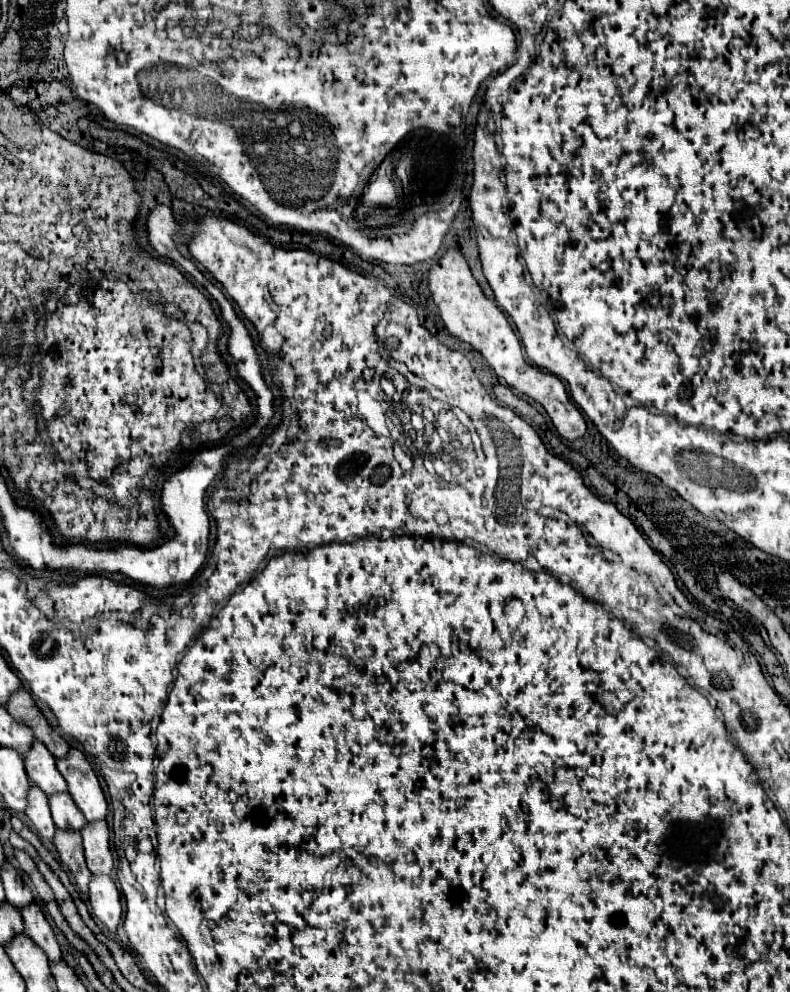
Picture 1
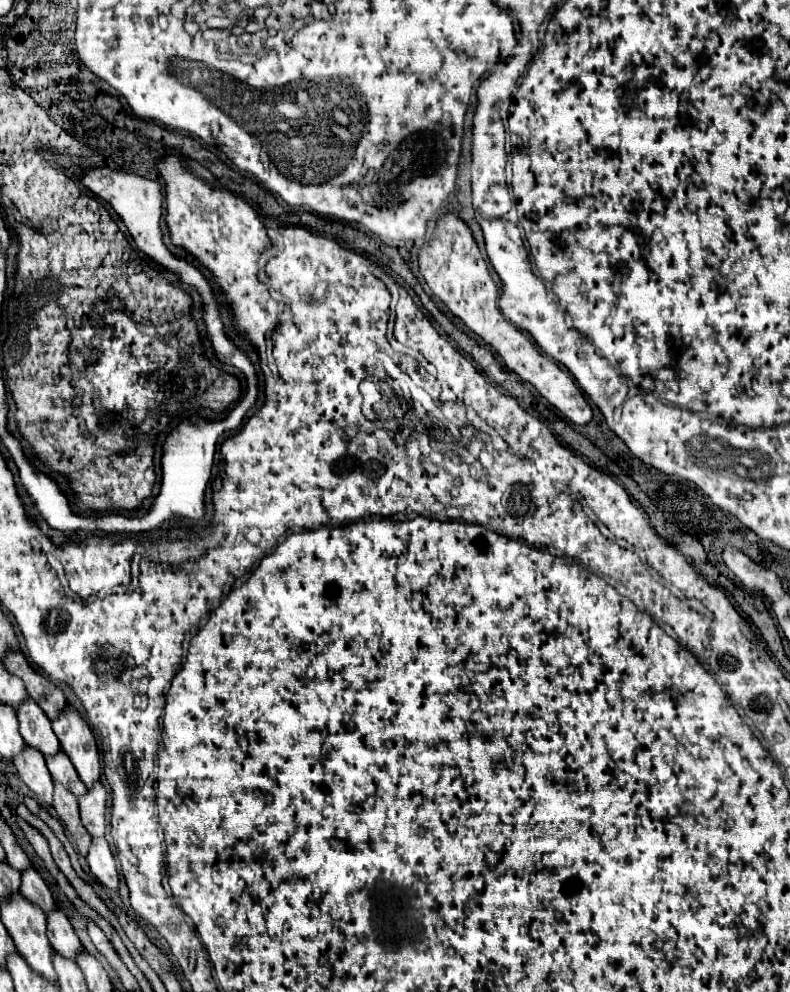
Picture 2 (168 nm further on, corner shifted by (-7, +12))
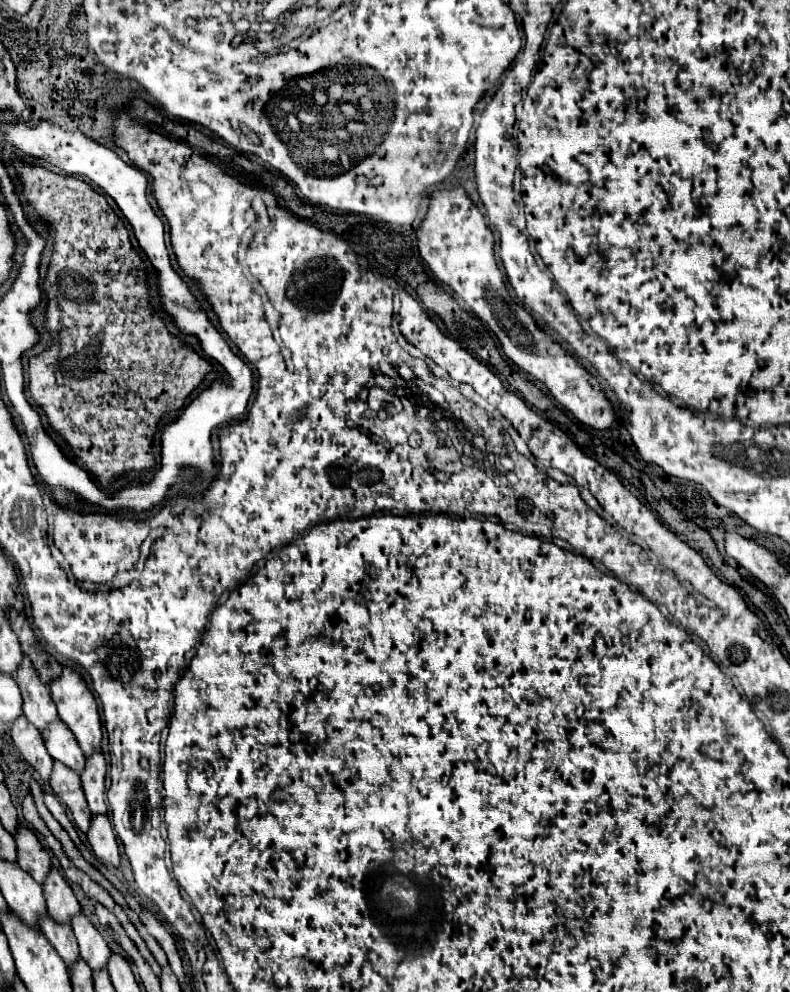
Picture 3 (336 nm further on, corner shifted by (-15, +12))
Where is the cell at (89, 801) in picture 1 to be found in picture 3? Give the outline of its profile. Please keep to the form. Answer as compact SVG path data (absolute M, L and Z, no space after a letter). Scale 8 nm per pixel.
M62 666L62 674L58 678L52 678L52 682L48 686L50 686L52 700L58 706L58 716L74 732L74 736L80 742L80 748L84 750L84 754L92 754L92 750L98 748L100 742L102 742L102 730L100 730L100 716L98 716L96 700L94 700L92 692L88 690L84 678L74 668Z

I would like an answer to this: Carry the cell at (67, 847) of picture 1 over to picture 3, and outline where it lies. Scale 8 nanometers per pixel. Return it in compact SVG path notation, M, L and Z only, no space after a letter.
M54 762L50 786L52 786L54 794L72 810L74 824L82 832L88 832L90 810L88 810L88 802L84 798L84 790L80 784L80 774L76 770L64 766L62 762Z

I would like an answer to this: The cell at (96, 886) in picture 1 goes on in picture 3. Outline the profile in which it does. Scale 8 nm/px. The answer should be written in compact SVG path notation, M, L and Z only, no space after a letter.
M92 814L90 830L88 830L88 842L92 846L94 856L104 862L106 866L120 866L120 854L118 854L118 844L116 836L112 830L112 824L108 820L108 814Z

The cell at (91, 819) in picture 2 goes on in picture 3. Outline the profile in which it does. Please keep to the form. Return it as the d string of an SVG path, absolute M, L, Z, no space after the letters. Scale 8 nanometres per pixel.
M94 750L90 756L86 756L86 766L84 772L80 774L82 788L92 814L104 814L108 810L104 776L106 776L106 760L100 750Z

